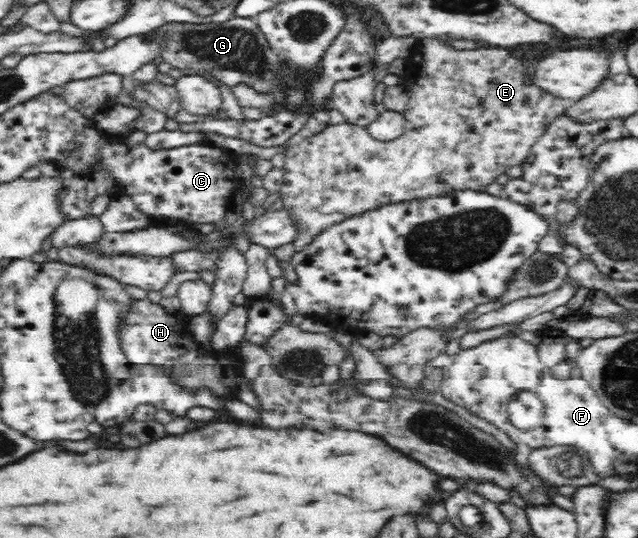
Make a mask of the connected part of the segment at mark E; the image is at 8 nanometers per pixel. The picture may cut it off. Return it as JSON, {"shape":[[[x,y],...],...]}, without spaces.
{"shape":[[[423,37],[417,40],[411,52],[415,59],[413,63],[413,94],[408,92],[408,102],[405,111],[402,113],[405,121],[405,132],[402,136],[392,141],[375,140],[366,127],[357,124],[344,122],[341,124],[328,125],[322,132],[314,136],[304,138],[301,142],[288,147],[284,153],[283,183],[280,186],[280,198],[284,207],[295,217],[299,232],[293,240],[295,251],[301,250],[311,239],[325,230],[332,224],[344,221],[348,216],[361,214],[373,207],[384,205],[385,203],[403,202],[411,199],[422,199],[434,197],[437,194],[449,194],[453,190],[484,190],[490,182],[495,181],[497,176],[505,174],[507,168],[519,166],[522,160],[529,154],[531,145],[547,130],[551,122],[556,121],[564,110],[571,106],[574,101],[558,98],[533,82],[527,75],[531,67],[525,66],[521,58],[509,48],[479,48],[479,49],[457,49],[452,45],[452,38],[449,37]]]}

